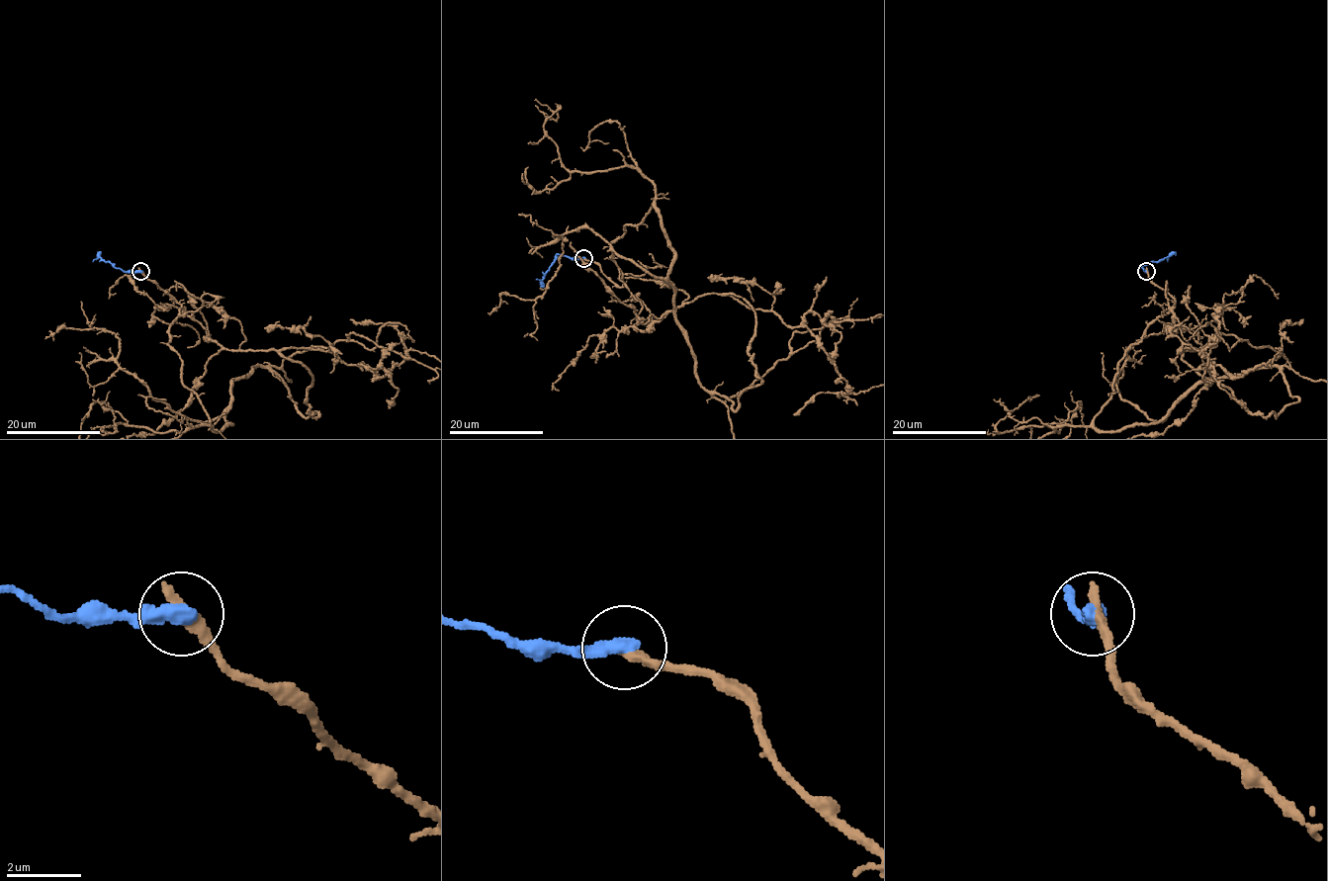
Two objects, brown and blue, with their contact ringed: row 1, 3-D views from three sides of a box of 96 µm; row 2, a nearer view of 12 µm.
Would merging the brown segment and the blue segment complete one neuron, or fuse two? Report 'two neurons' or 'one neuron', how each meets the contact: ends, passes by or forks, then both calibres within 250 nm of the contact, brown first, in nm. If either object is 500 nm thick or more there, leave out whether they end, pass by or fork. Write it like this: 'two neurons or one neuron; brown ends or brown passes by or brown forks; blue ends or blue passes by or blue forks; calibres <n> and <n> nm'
two neurons; brown ends; blue ends; calibres 360 and 460 nm

